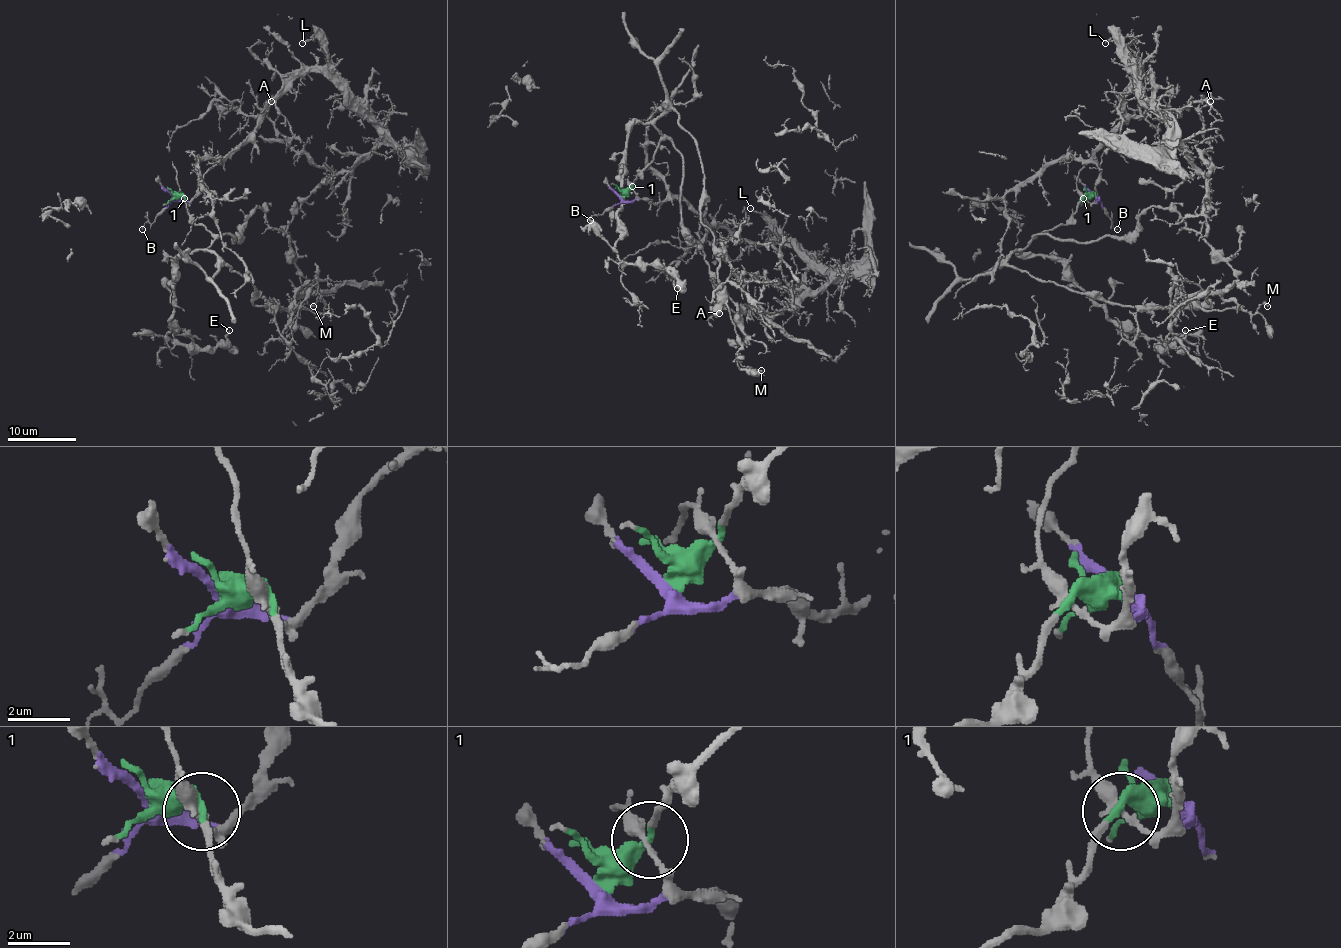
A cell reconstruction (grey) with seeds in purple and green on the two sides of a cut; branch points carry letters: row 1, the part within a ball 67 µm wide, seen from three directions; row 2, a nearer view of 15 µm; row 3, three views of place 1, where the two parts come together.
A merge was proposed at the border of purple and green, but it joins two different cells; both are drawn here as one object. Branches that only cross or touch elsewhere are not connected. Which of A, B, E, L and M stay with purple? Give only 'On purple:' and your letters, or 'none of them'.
On purple: A, B, L

